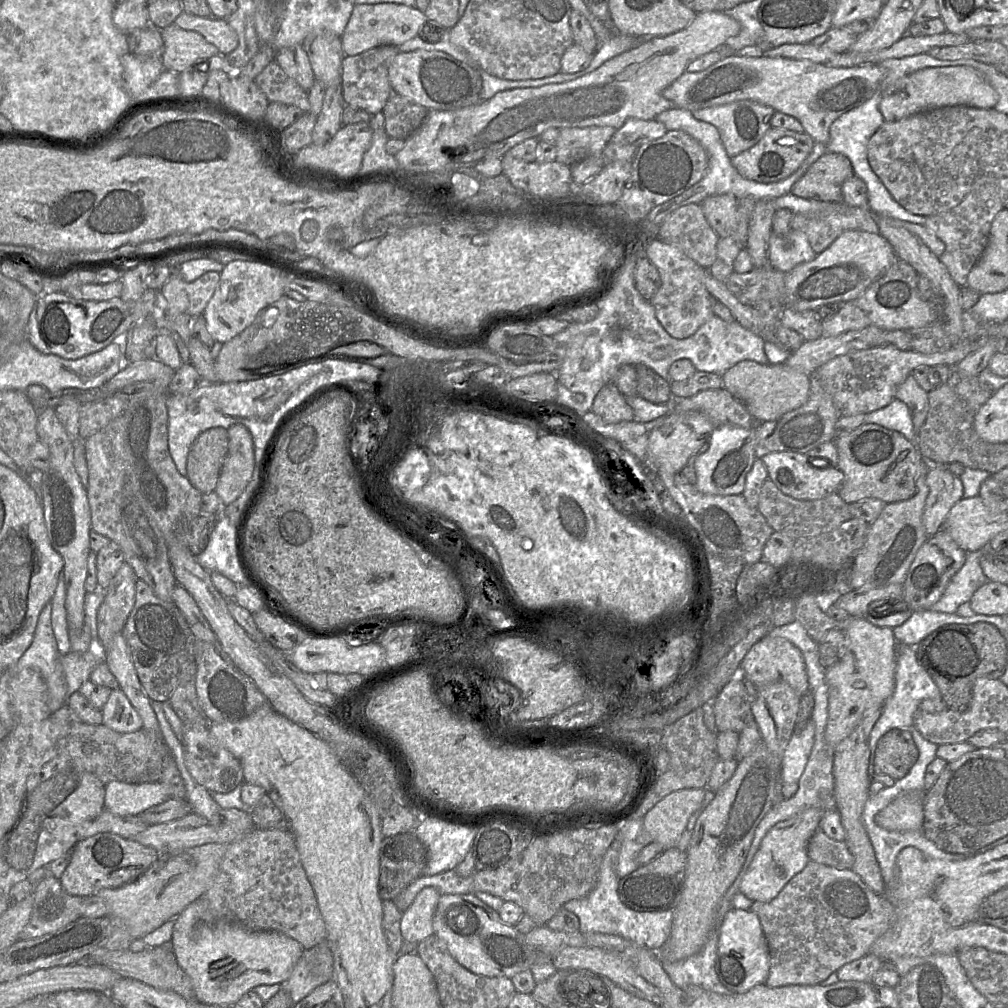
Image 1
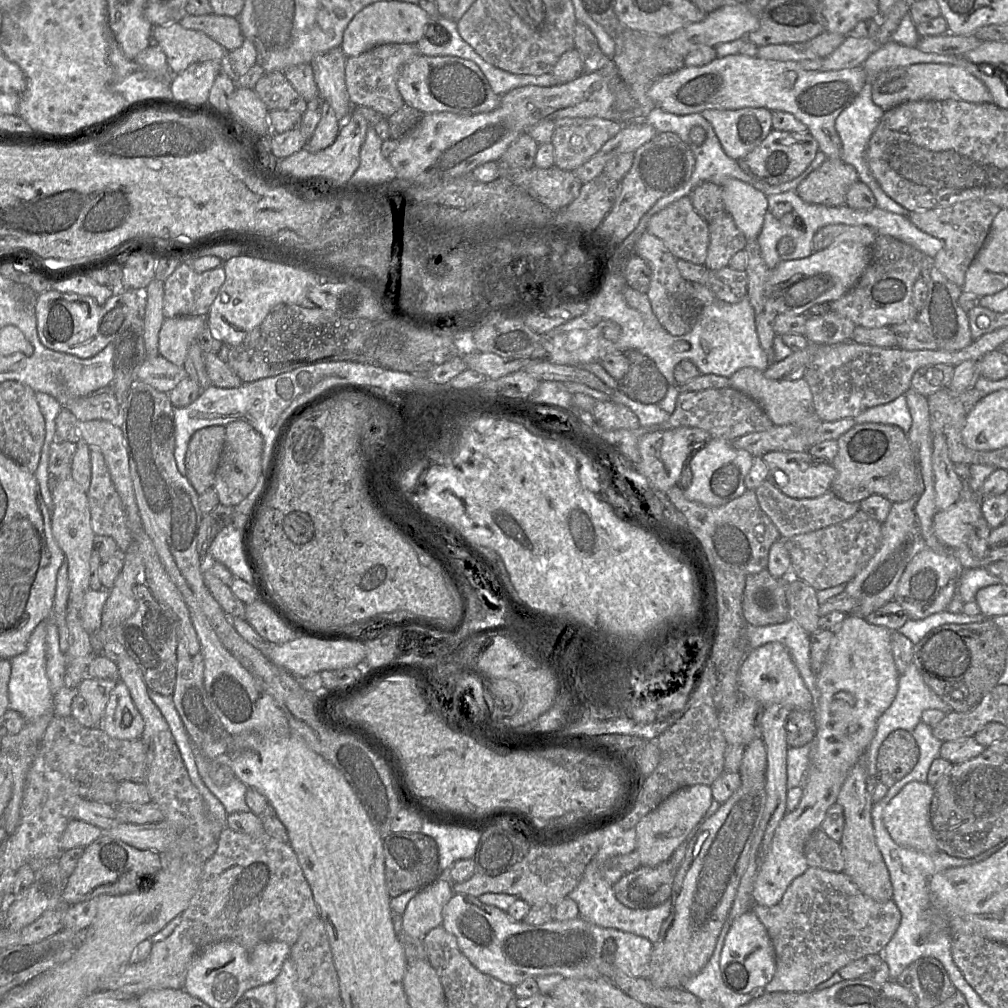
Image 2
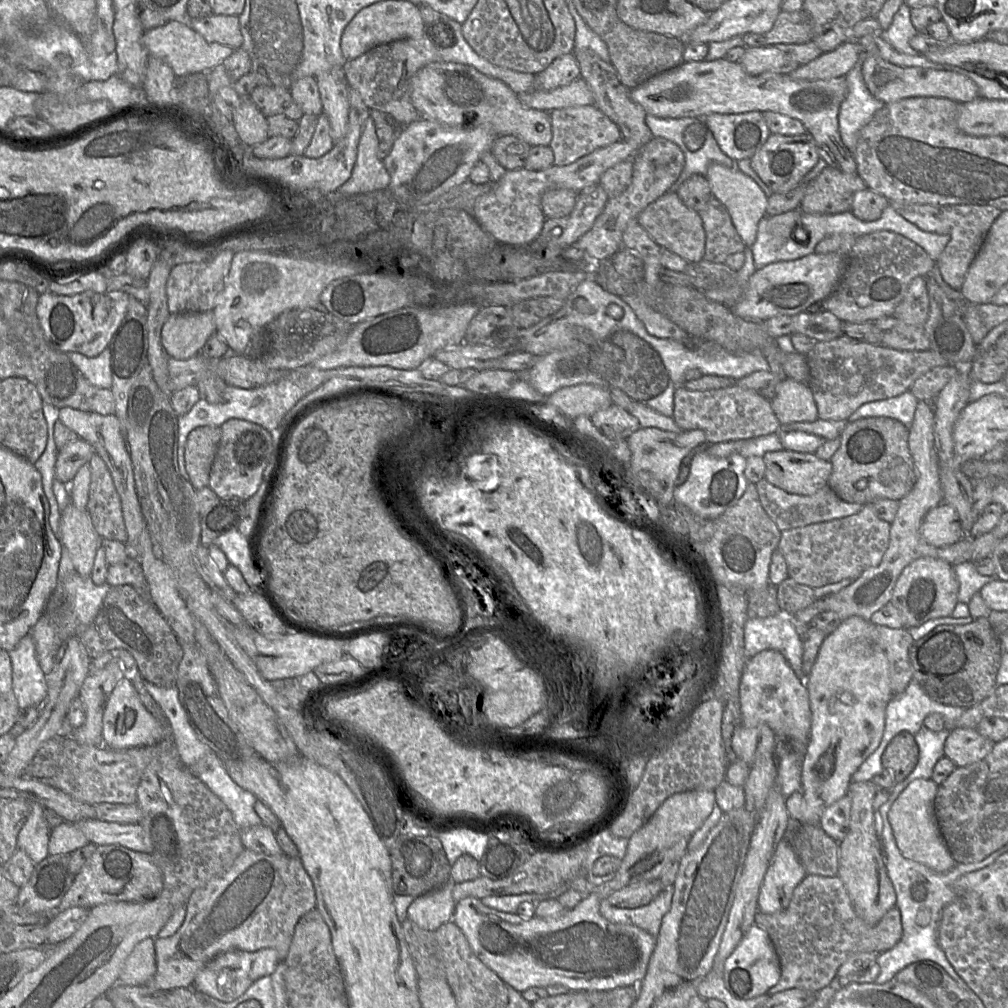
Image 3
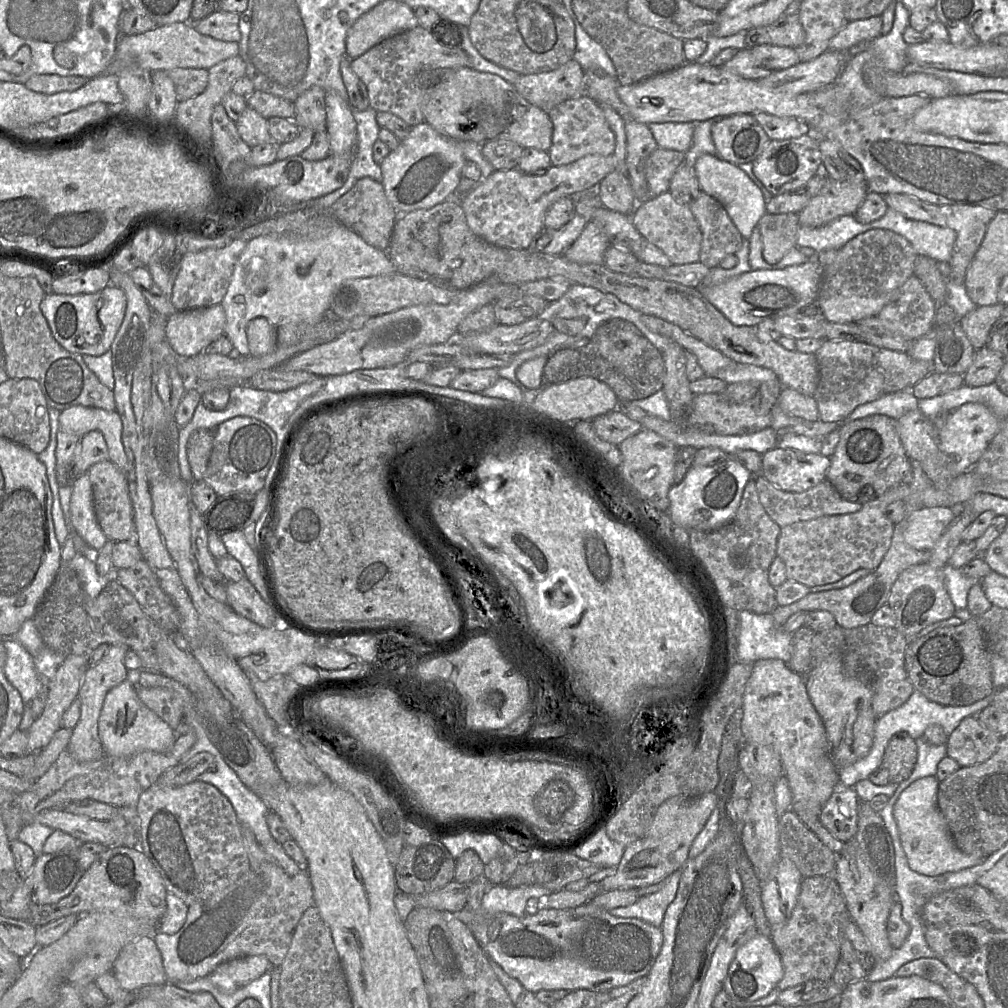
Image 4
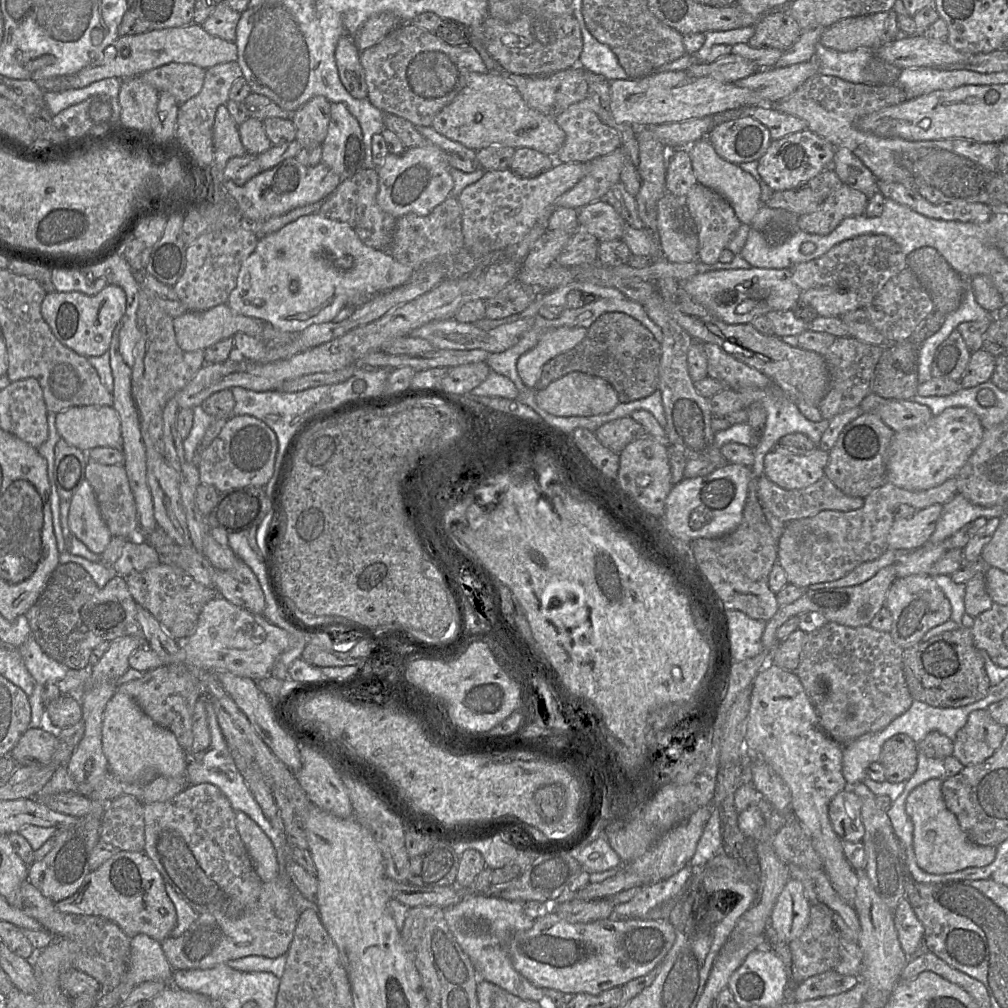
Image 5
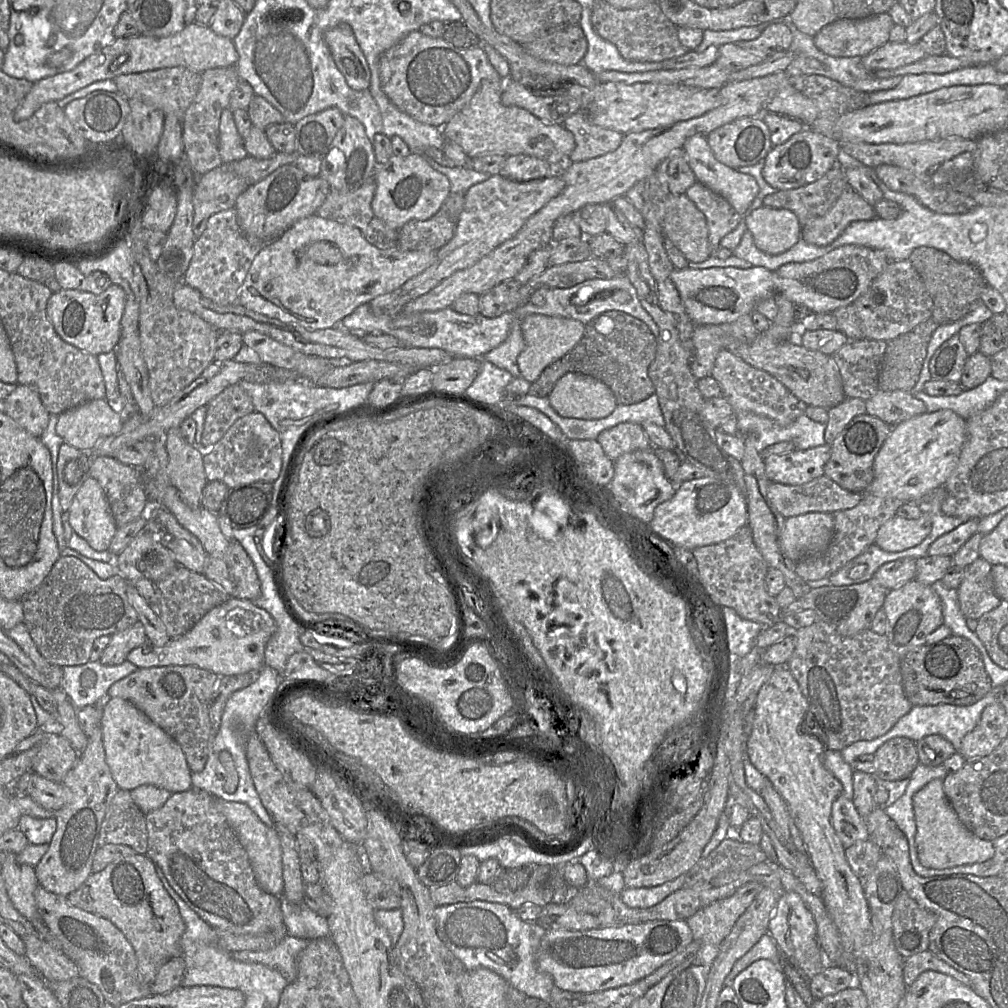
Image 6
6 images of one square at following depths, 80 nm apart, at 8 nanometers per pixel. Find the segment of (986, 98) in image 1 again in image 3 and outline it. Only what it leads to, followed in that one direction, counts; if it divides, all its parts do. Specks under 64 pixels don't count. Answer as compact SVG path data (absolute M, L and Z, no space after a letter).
M867 55L862 65L864 82L872 96L885 104L911 97L937 97L971 102L980 97L977 85L968 77L955 71L921 67L899 67L888 63L880 55Z

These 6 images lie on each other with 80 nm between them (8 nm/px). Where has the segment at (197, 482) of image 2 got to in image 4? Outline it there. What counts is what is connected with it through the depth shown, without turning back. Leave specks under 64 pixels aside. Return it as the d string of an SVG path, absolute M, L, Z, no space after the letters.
M205 428L191 433L187 443L187 455L194 481L203 480L212 452L215 434Z

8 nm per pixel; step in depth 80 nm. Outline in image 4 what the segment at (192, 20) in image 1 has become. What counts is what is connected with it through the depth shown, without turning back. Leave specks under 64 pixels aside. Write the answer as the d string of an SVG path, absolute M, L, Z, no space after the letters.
M217 8L208 17L190 23L202 35L225 42L239 43L241 40L239 19L240 14L222 11Z

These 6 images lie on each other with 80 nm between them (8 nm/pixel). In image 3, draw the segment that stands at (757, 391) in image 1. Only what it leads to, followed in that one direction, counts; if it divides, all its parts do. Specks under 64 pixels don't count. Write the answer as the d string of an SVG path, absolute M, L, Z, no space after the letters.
M790 378L776 383L770 403L781 425L818 419L817 407L807 383Z

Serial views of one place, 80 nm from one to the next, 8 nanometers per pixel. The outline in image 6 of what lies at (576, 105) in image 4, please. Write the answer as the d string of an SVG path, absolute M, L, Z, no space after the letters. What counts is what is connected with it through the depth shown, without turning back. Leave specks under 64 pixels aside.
M581 110L569 116L562 126L575 138L575 148L567 163L585 161L612 152L620 146L624 138L620 132L591 123Z

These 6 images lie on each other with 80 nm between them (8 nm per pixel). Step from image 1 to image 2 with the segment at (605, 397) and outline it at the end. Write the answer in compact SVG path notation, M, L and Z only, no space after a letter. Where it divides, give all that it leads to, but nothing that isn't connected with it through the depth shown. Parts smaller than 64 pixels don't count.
M597 401L591 413L596 423L606 430L640 427L637 416L628 407L612 401Z

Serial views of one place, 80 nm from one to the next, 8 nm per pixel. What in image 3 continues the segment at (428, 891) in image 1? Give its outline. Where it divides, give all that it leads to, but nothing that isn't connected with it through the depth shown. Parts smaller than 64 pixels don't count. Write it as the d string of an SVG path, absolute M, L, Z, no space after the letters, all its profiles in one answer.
M448 882L428 894L416 897L408 907L407 918L421 929L429 931L435 931L451 921L455 908L452 884Z

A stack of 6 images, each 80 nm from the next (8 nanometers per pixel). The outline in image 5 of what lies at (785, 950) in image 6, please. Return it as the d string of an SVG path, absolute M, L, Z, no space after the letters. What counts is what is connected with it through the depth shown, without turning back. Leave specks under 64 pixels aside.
M789 878L770 914L770 926L786 943L798 938L810 921L810 903L799 880Z

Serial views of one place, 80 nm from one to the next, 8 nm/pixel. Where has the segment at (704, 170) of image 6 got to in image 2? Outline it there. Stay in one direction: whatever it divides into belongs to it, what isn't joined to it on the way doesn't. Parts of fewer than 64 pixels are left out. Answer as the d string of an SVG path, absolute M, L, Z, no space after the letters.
M728 179L721 189L725 211L732 216L747 241L757 240L768 211L767 196L738 179Z

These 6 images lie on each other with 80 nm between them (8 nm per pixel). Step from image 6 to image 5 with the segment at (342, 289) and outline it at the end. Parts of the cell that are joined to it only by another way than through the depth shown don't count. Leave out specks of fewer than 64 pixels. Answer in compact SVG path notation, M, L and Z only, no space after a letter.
M316 212L301 216L259 239L254 252L243 263L236 287L226 304L237 314L259 318L284 332L300 333L313 324L331 322L356 294L387 292L405 284L414 271L412 267L397 261L389 251L364 244L347 223Z

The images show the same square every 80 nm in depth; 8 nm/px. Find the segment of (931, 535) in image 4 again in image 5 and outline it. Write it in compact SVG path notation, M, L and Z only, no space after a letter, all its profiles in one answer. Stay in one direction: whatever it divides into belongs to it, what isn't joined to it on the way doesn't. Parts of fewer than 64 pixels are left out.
M934 504L917 510L910 518L894 520L887 538L888 549L916 550L923 547L935 531L942 508L943 505Z

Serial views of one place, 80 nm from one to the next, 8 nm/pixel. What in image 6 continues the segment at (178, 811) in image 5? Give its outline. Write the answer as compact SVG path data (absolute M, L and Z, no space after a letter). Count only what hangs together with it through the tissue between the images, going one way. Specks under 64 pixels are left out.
M192 787L189 790L183 792L172 793L172 795L168 798L162 807L147 813L145 815L148 833L146 855L157 867L162 870L171 887L183 899L183 901L212 928L220 931L232 932L235 934L261 934L272 928L274 925L278 925L282 922L283 915L281 911L281 899L280 897L266 893L259 887L246 850L240 843L233 829L228 824L224 815L222 815L215 808L214 798L215 797L210 793L202 789L196 789Z

